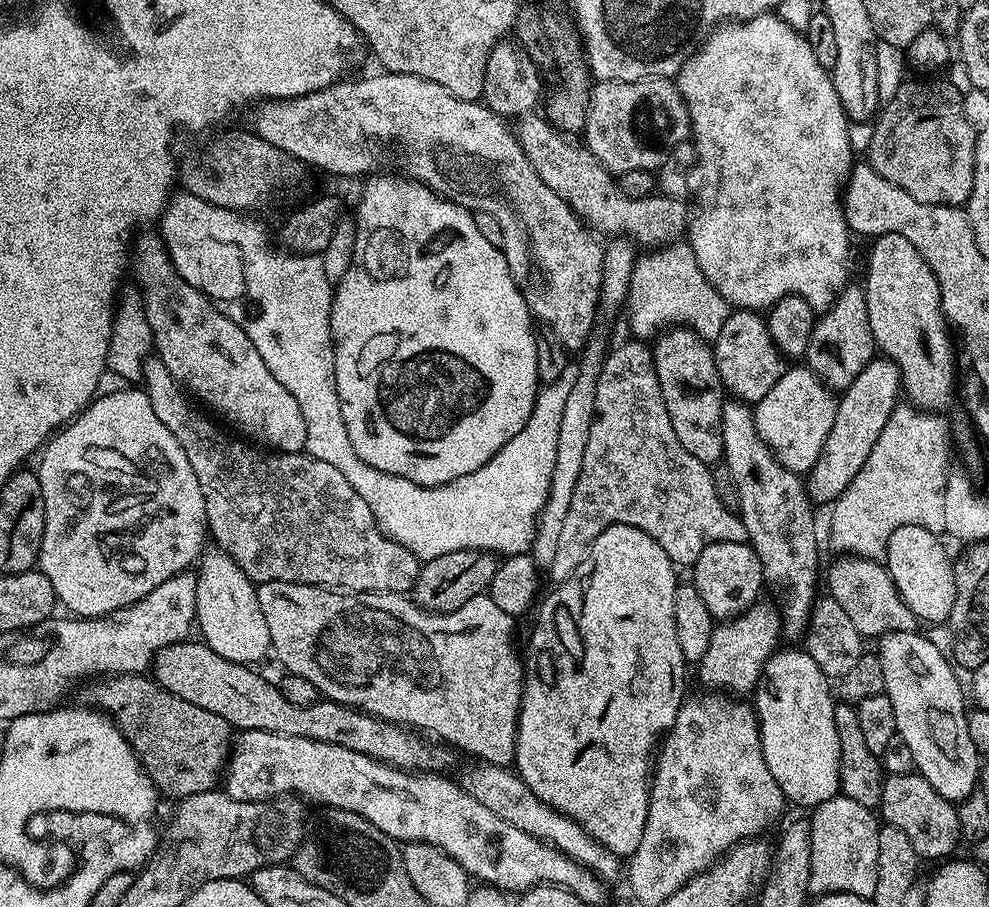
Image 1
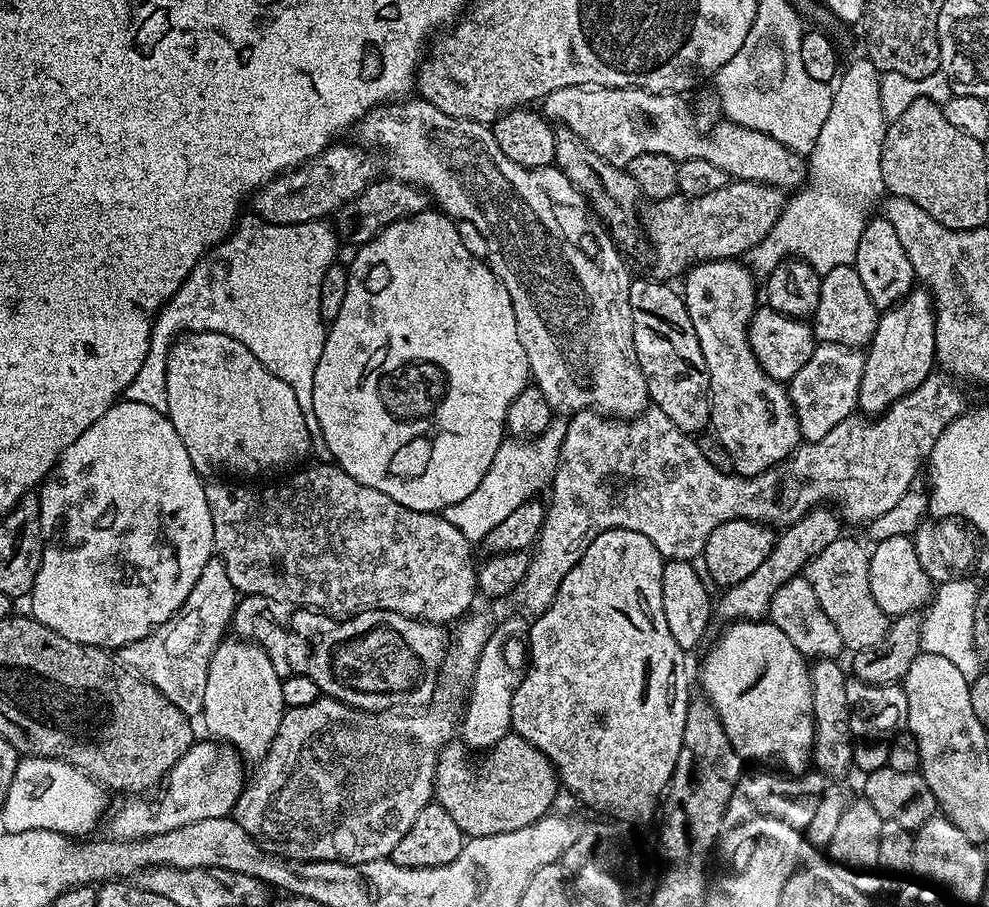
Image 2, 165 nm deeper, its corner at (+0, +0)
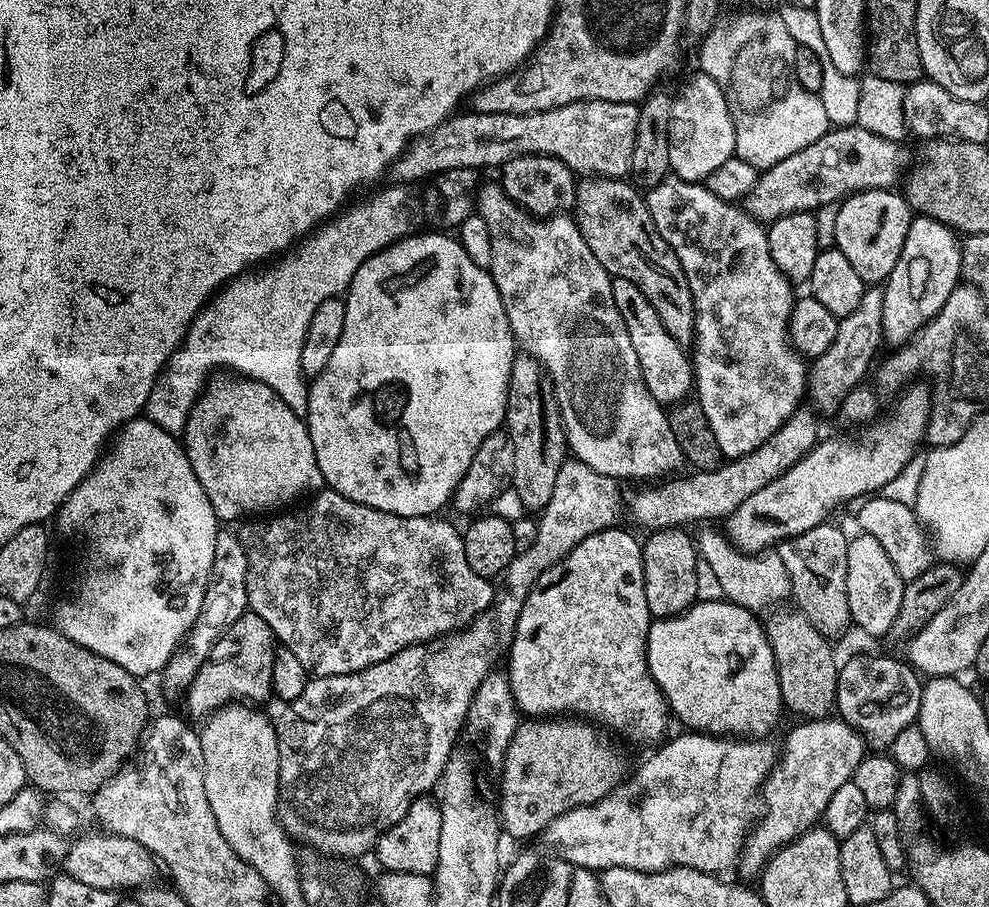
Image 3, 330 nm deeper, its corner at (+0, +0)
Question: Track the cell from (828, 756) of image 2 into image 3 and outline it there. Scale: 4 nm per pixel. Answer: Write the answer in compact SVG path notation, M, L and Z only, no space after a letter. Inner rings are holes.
M799 610L782 612L766 620L768 641L776 659L778 682L784 707L804 720L823 720L833 715L836 707L836 673L838 659L832 653L829 637L824 636Z

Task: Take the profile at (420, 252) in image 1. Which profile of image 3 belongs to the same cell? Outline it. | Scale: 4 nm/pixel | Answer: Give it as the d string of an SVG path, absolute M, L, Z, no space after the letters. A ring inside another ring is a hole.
M435 231L424 232L421 236L404 236L382 251L375 252L366 258L366 262L362 262L362 266L358 266L343 297L346 326L342 326L342 338L338 338L338 346L334 346L334 354L330 354L330 362L326 362L317 376L311 377L308 385L306 423L310 442L314 442L314 458L318 458L318 470L322 470L325 485L354 502L399 516L430 516L439 513L439 508L455 497L458 482L462 482L470 469L471 460L483 440L505 423L508 415L508 383L512 364L518 355L516 337L510 330L510 322L506 318L500 291L492 280L491 271L470 262L470 254L462 250L455 235Z

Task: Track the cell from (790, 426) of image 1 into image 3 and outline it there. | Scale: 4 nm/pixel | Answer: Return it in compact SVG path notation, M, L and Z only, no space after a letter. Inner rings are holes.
M865 291L858 310L854 310L854 314L840 320L838 334L834 338L834 342L830 342L830 350L826 350L826 354L817 356L811 361L810 371L806 376L806 396L809 401L812 399L811 407L817 413L839 413L841 404L859 385L856 383L867 374L868 367L870 367L869 372L873 367L874 361L877 359L876 351L882 348L883 297L883 291Z

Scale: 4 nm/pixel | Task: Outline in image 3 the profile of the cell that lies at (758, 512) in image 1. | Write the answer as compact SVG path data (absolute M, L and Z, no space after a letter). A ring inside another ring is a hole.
M667 178L647 189L646 199L658 234L666 238L686 274L686 282L690 282L696 311L695 399L710 421L710 430L714 430L722 454L728 460L737 460L769 440L801 407L806 396L806 364L788 338L793 285L774 266L765 225L752 219L743 207L710 194L703 183Z

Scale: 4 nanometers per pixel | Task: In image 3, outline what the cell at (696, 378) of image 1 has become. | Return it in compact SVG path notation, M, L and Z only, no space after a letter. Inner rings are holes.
M613 276L612 289L614 290L616 309L622 314L622 318L626 322L626 330L630 334L630 342L634 346L634 354L638 354L638 366L642 370L642 378L646 382L646 390L650 390L650 394L662 406L675 406L687 401L694 388L694 364L690 359L689 353L688 356L684 353L687 352L685 345L679 344L670 335L662 322L662 318L658 316L658 310L654 310L654 306L650 306L646 294L642 294L642 290L638 290L638 286L634 286L634 282L626 282L626 278Z

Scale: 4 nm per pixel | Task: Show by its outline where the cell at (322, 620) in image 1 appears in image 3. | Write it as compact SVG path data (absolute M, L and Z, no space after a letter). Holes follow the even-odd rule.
M247 611L220 635L214 650L202 662L202 670L188 688L186 699L192 712L211 714L218 708L232 702L260 702L263 696L272 696L272 667L278 651L278 641L273 636L270 626L258 618L258 614Z

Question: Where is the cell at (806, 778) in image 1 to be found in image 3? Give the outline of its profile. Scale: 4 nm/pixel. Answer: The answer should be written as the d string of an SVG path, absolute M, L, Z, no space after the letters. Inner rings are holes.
M723 598L717 600L704 600L692 605L686 612L681 612L679 616L670 616L667 618L653 619L650 630L648 631L648 669L658 686L664 692L665 698L668 699L668 707L671 715L676 716L685 724L685 729L707 734L710 736L718 736L721 738L764 738L767 732L772 732L776 728L776 723L780 720L780 712L785 711L784 699L782 698L782 690L778 682L778 670L776 669L776 659L772 653L772 647L768 641L768 634L763 623L760 624L753 613L747 612L742 606L731 603Z

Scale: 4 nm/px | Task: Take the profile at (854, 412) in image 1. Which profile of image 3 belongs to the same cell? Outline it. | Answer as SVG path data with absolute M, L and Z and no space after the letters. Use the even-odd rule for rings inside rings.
M917 215L910 222L910 230L906 234L906 242L902 246L902 254L898 254L898 262L894 262L894 270L890 270L887 280L882 285L882 340L885 345L903 346L915 339L924 327L946 306L946 298L961 283L960 271L961 241L953 229L947 228L929 216Z

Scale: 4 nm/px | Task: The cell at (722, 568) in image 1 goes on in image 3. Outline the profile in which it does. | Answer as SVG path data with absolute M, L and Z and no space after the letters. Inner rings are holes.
M913 387L908 397L901 402L896 410L896 421L892 428L885 432L876 432L872 436L872 444L843 444L840 440L821 439L816 447L812 448L805 456L796 463L793 468L786 470L774 482L762 486L762 490L750 494L738 510L734 510L726 518L726 535L729 542L739 552L759 554L775 549L784 540L806 534L806 530L814 530L818 525L825 523L826 516L834 508L838 507L843 500L856 500L867 497L869 494L879 493L887 484L892 484L904 472L904 467L912 460L916 447L926 440L928 430L928 416L932 412L932 392L929 387Z

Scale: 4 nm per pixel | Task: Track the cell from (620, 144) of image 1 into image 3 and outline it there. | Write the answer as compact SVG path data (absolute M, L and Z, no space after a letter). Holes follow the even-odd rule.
M579 100L525 115L465 112L414 138L392 166L392 173L398 179L395 181L407 184L450 169L498 168L510 158L526 153L556 156L578 174L622 178L630 171L640 114L636 104Z

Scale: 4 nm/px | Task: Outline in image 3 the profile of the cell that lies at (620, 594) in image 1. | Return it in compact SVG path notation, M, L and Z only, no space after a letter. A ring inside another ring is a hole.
M620 526L607 528L598 534L590 534L586 538L582 538L582 542L578 542L578 546L574 546L574 550L570 550L570 554L566 554L566 558L562 558L557 564L550 566L550 570L546 570L540 575L538 582L522 606L522 614L516 623L516 632L512 636L510 655L507 657L507 660L509 659L508 684L512 687L513 698L511 697L511 699L514 701L515 707L519 711L521 708L525 712L523 714L525 717L560 718L565 714L571 714L573 717L583 718L585 721L595 722L597 725L605 724L610 731L621 732L632 744L656 746L665 739L664 731L668 728L668 720L670 721L670 709L668 699L665 698L664 692L648 669L648 631L654 617L646 606L642 544L639 539L636 541L630 533L623 532L622 528Z

